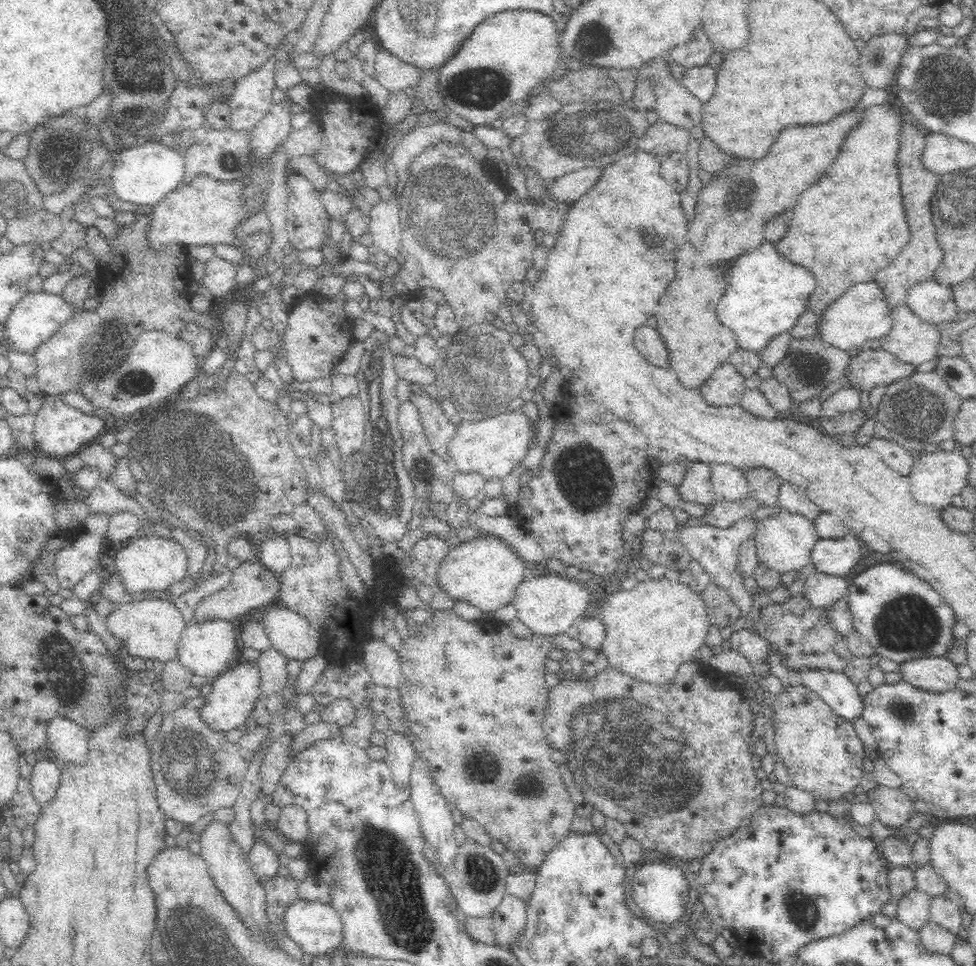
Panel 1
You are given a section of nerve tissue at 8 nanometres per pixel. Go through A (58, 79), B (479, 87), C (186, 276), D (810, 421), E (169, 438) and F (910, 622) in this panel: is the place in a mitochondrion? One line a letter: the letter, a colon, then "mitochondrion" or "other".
A: other
B: mitochondrion
C: other
D: other
E: mitochondrion
F: mitochondrion

